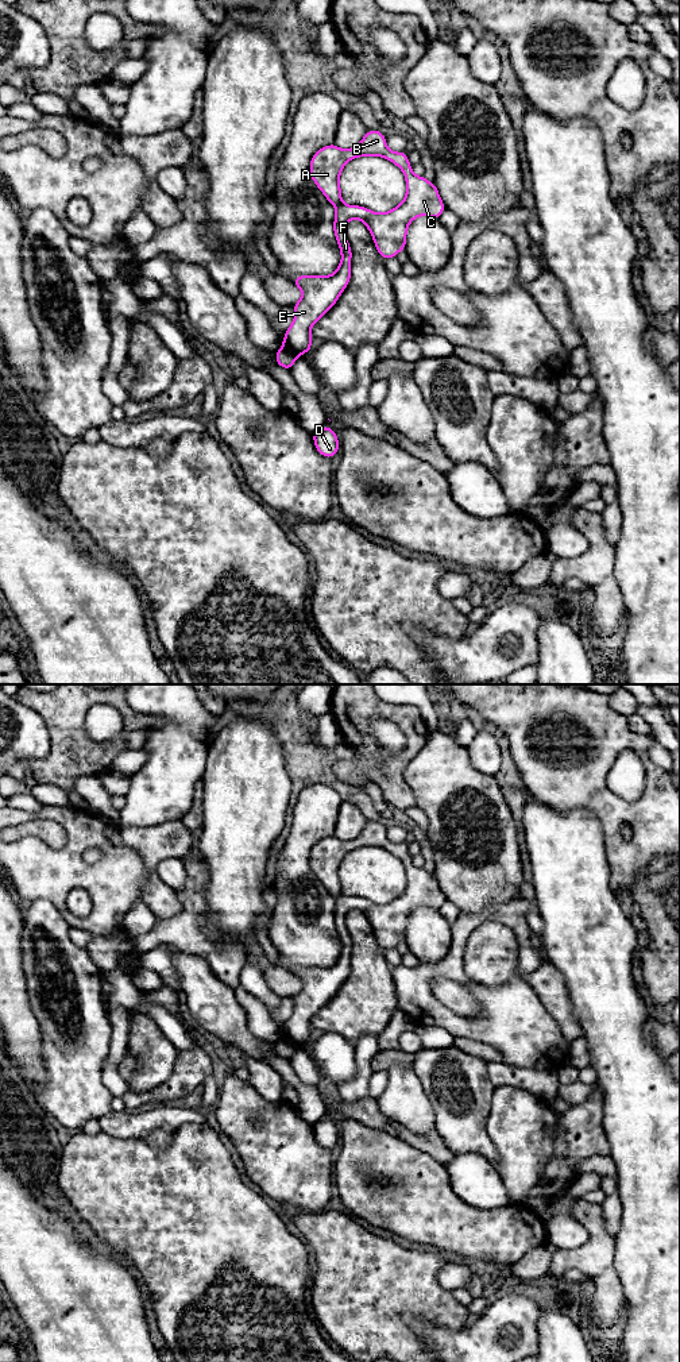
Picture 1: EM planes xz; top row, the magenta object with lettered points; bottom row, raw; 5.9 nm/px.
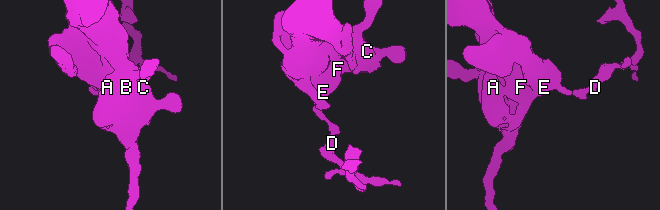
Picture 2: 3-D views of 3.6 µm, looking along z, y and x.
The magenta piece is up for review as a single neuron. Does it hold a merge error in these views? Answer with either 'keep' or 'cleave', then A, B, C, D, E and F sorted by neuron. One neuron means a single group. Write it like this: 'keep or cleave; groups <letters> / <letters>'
cleave; groups A B C E F / D

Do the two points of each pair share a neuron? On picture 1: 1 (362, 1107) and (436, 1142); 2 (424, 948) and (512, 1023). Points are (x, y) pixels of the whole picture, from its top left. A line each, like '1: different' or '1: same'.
1: same
2: different

